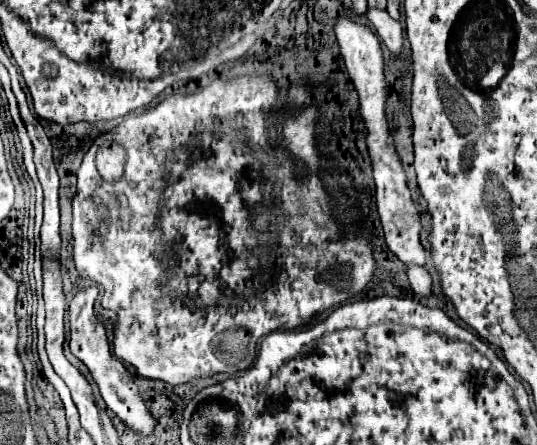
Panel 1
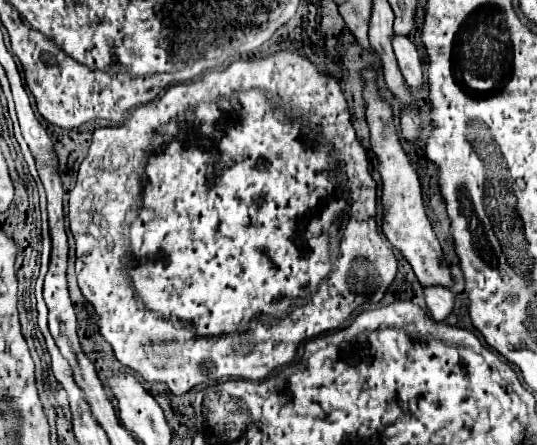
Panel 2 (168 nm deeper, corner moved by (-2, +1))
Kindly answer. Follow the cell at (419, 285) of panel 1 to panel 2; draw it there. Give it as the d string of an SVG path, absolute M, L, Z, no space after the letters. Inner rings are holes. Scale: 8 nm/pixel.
M424 286L424 298L426 298L426 306L432 314L434 320L444 320L454 306L454 294L448 288L442 286Z

